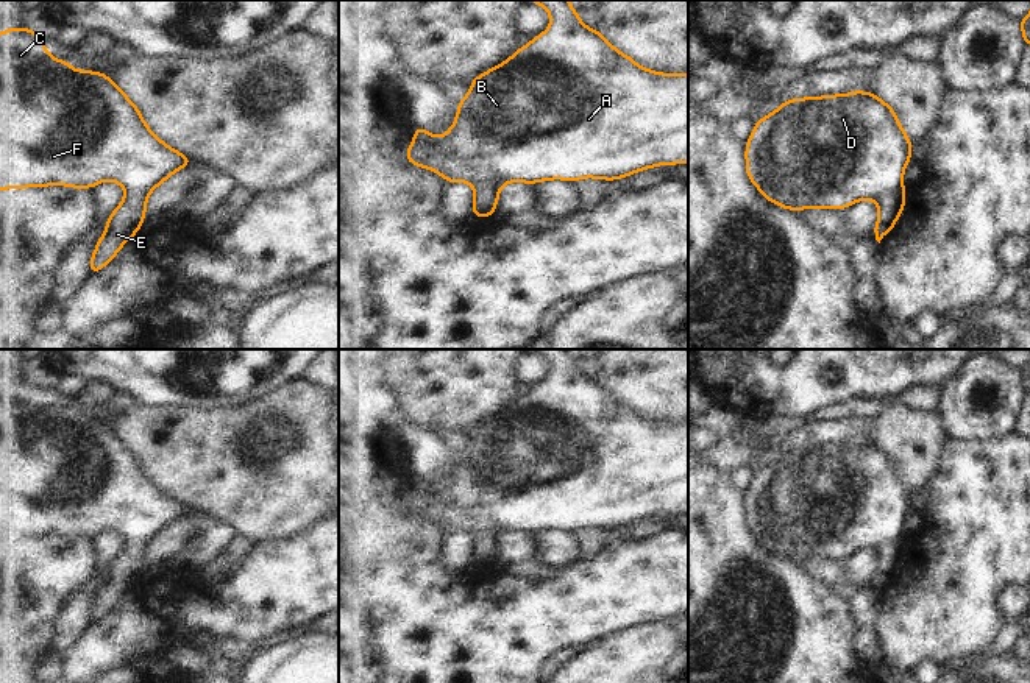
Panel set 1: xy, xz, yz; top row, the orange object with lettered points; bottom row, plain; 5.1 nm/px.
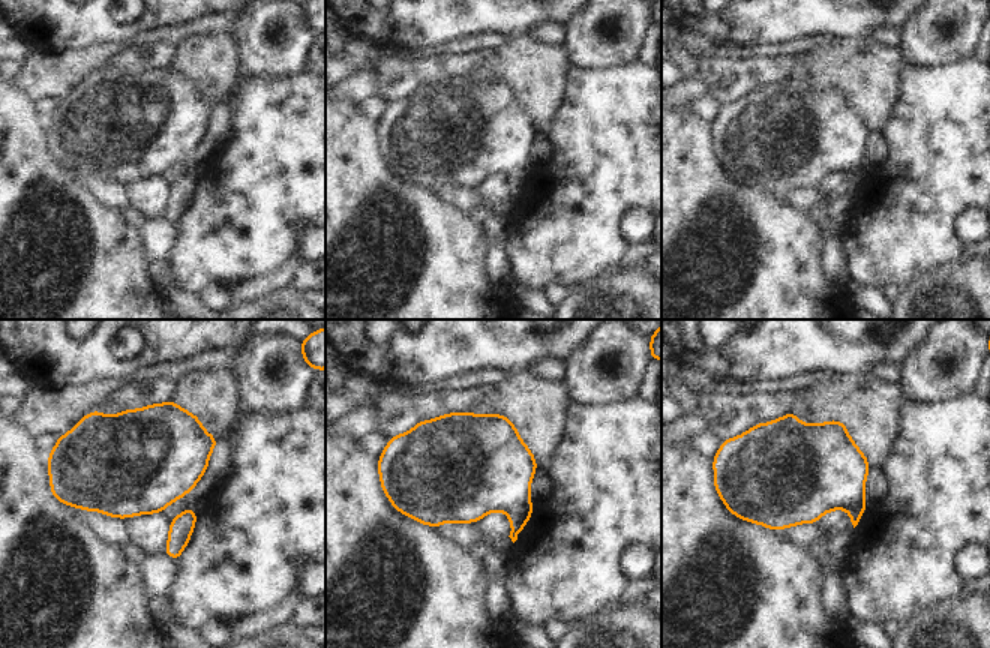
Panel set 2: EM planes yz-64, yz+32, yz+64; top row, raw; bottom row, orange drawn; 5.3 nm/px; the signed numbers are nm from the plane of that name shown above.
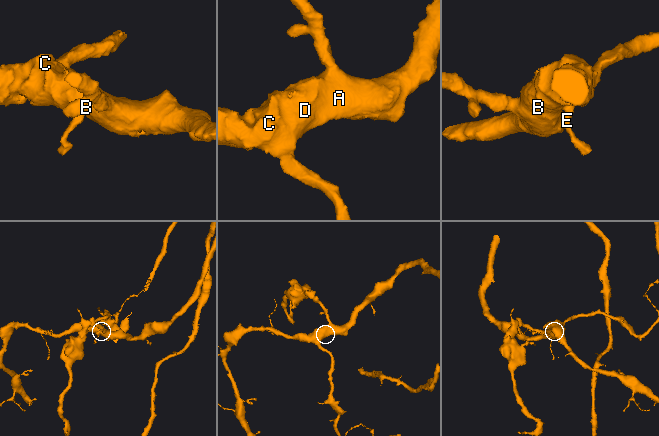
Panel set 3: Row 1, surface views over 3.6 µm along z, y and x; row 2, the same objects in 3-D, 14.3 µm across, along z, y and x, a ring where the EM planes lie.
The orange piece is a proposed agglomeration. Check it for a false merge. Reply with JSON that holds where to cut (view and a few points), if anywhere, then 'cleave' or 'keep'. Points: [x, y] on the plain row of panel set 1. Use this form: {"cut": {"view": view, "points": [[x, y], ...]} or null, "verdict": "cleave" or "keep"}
{"cut": null, "verdict": "keep"}

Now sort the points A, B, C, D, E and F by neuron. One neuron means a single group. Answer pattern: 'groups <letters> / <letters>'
groups A B C D E F

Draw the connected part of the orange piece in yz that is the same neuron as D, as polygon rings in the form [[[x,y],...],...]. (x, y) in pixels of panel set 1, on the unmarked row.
[[[854,440],[851,443],[791,448],[774,462],[755,471],[746,491],[746,524],[758,541],[783,558],[844,558],[863,549],[877,552],[879,569],[872,579],[880,589],[894,577],[905,557],[902,526],[911,508],[913,494],[899,474],[894,458],[874,441]]]

